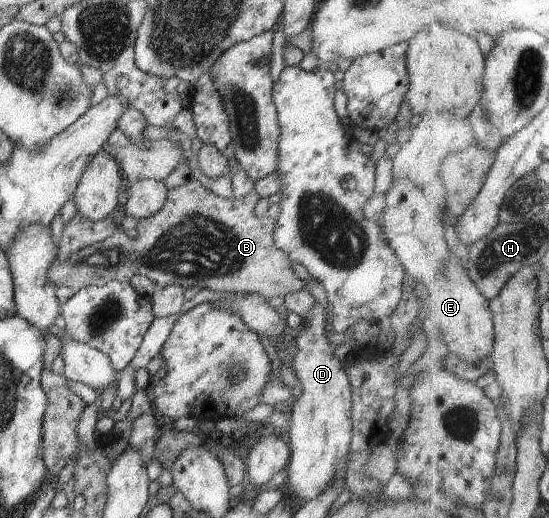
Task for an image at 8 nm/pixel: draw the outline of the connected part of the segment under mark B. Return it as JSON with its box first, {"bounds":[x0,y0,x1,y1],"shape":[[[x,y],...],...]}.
{"bounds":[48,179,305,298],"shape":[[[190,179],[188,183],[184,183],[184,185],[180,187],[169,189],[167,197],[168,199],[166,199],[164,207],[162,207],[158,213],[147,217],[145,220],[138,220],[138,235],[135,238],[130,238],[125,231],[120,228],[112,237],[105,239],[103,242],[95,243],[94,245],[81,249],[78,253],[74,253],[74,255],[70,255],[64,263],[58,258],[54,259],[52,265],[50,265],[50,271],[48,271],[48,281],[50,281],[50,284],[55,286],[56,289],[59,286],[65,285],[66,287],[72,287],[72,289],[78,291],[78,289],[81,290],[90,286],[103,286],[106,285],[106,283],[110,283],[110,281],[130,282],[133,275],[144,275],[148,280],[150,279],[151,282],[153,281],[153,283],[156,283],[158,288],[164,288],[168,285],[180,285],[184,289],[188,287],[200,287],[200,289],[209,289],[216,293],[233,292],[237,295],[256,293],[263,298],[272,298],[274,296],[286,297],[286,295],[290,295],[290,293],[304,290],[305,281],[298,278],[297,274],[294,273],[294,270],[290,267],[291,259],[284,251],[280,251],[280,249],[274,245],[272,233],[274,233],[275,220],[268,215],[262,217],[254,215],[254,207],[256,207],[258,199],[261,198],[257,192],[254,191],[250,193],[250,195],[246,195],[246,197],[238,198],[233,196],[232,198],[222,198],[204,188],[198,181]]]}

